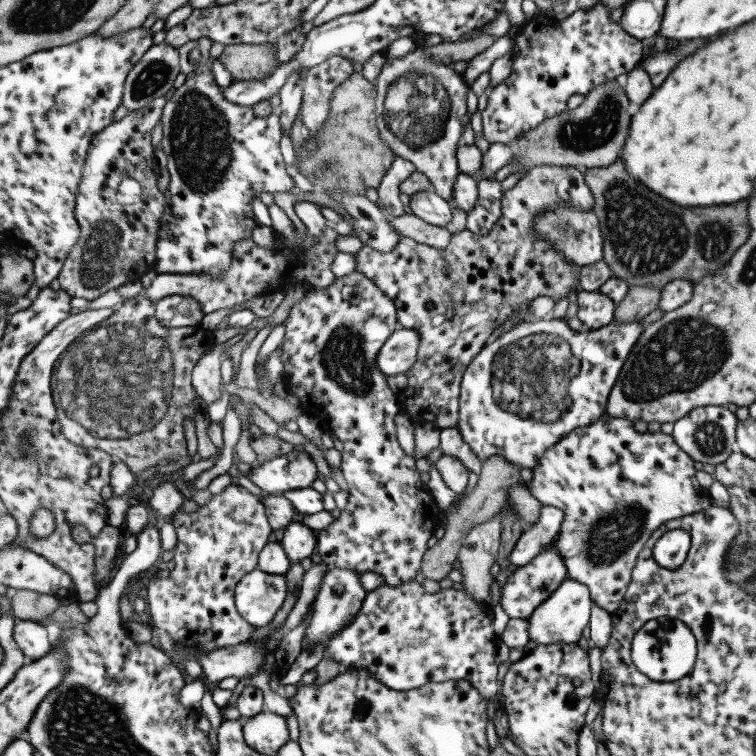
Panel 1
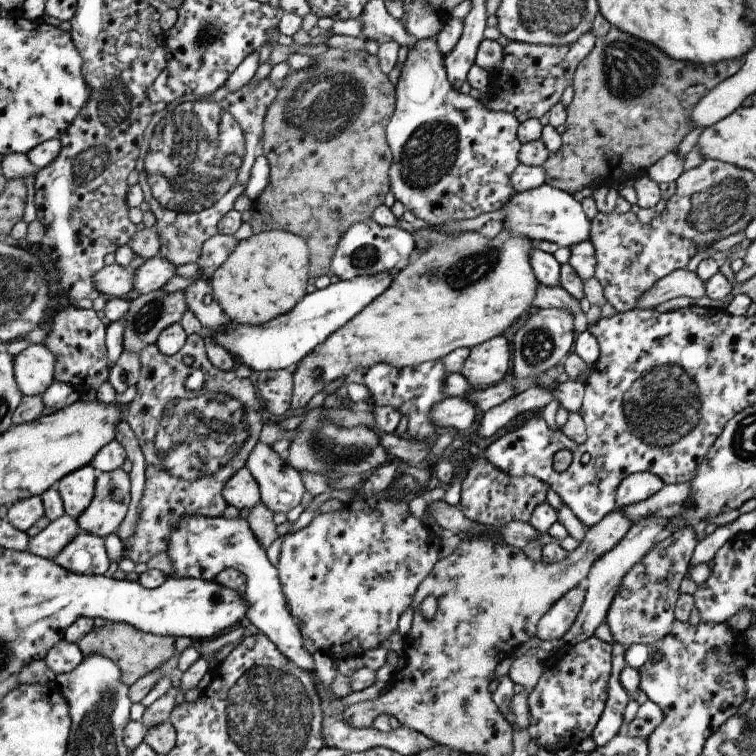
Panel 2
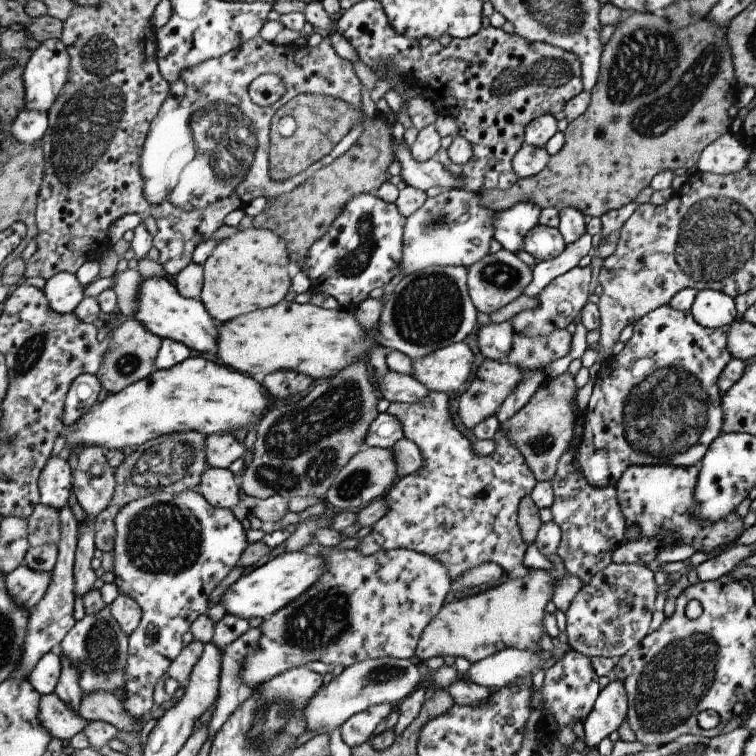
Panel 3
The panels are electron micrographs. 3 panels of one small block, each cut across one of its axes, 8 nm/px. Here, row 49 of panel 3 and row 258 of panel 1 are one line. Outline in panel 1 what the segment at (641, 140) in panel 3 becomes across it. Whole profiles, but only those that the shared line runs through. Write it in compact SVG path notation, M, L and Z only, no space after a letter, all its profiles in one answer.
M618 156L612 164L609 164L606 167L584 169L584 179L586 179L586 185L590 187L590 191L592 191L592 195L594 195L594 206L592 209L595 216L598 218L602 237L604 238L603 260L607 263L607 266L610 266L610 269L612 269L613 277L626 280L629 287L655 286L664 288L668 282L676 279L688 280L689 282L696 283L701 279L704 279L706 276L709 276L709 274L716 271L716 269L720 269L722 266L725 266L730 261L730 258L747 242L750 237L751 229L748 217L748 199L738 200L738 202L734 202L732 204L722 204L718 206L692 206L692 208L684 208L684 206L682 206L682 208L678 208L676 204L670 204L668 200L662 200L662 198L660 198L660 194L652 192L650 188L646 188L644 184L640 184L638 180L634 180L634 178L626 172L626 166L624 166L622 156Z

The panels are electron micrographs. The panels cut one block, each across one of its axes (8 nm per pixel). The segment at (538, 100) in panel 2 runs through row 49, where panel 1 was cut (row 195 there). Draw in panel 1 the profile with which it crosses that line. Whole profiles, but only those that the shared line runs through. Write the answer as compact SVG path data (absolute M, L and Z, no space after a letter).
M568 165L534 166L512 189L503 193L500 219L495 222L487 236L471 235L470 230L465 229L452 236L444 251L438 251L400 235L398 244L390 252L379 252L363 244L360 252L354 254L355 271L364 273L364 276L372 280L372 283L396 305L398 327L418 332L418 357L412 368L405 372L408 384L398 393L399 412L408 413L416 424L434 422L441 429L457 426L464 371L484 345L488 345L488 337L492 332L506 318L524 316L528 312L528 303L536 296L550 296L558 302L572 290L579 290L578 269L564 263L561 255L554 252L547 240L540 240L539 243L531 230L533 219L538 213L564 203L570 203L582 210L593 208L594 195L586 185L584 169Z

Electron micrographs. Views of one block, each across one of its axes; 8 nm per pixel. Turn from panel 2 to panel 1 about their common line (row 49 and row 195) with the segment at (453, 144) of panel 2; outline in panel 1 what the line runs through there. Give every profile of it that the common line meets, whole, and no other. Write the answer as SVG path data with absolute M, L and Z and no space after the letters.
M433 189L416 192L410 196L412 213L433 226L446 227L452 221L452 205Z

